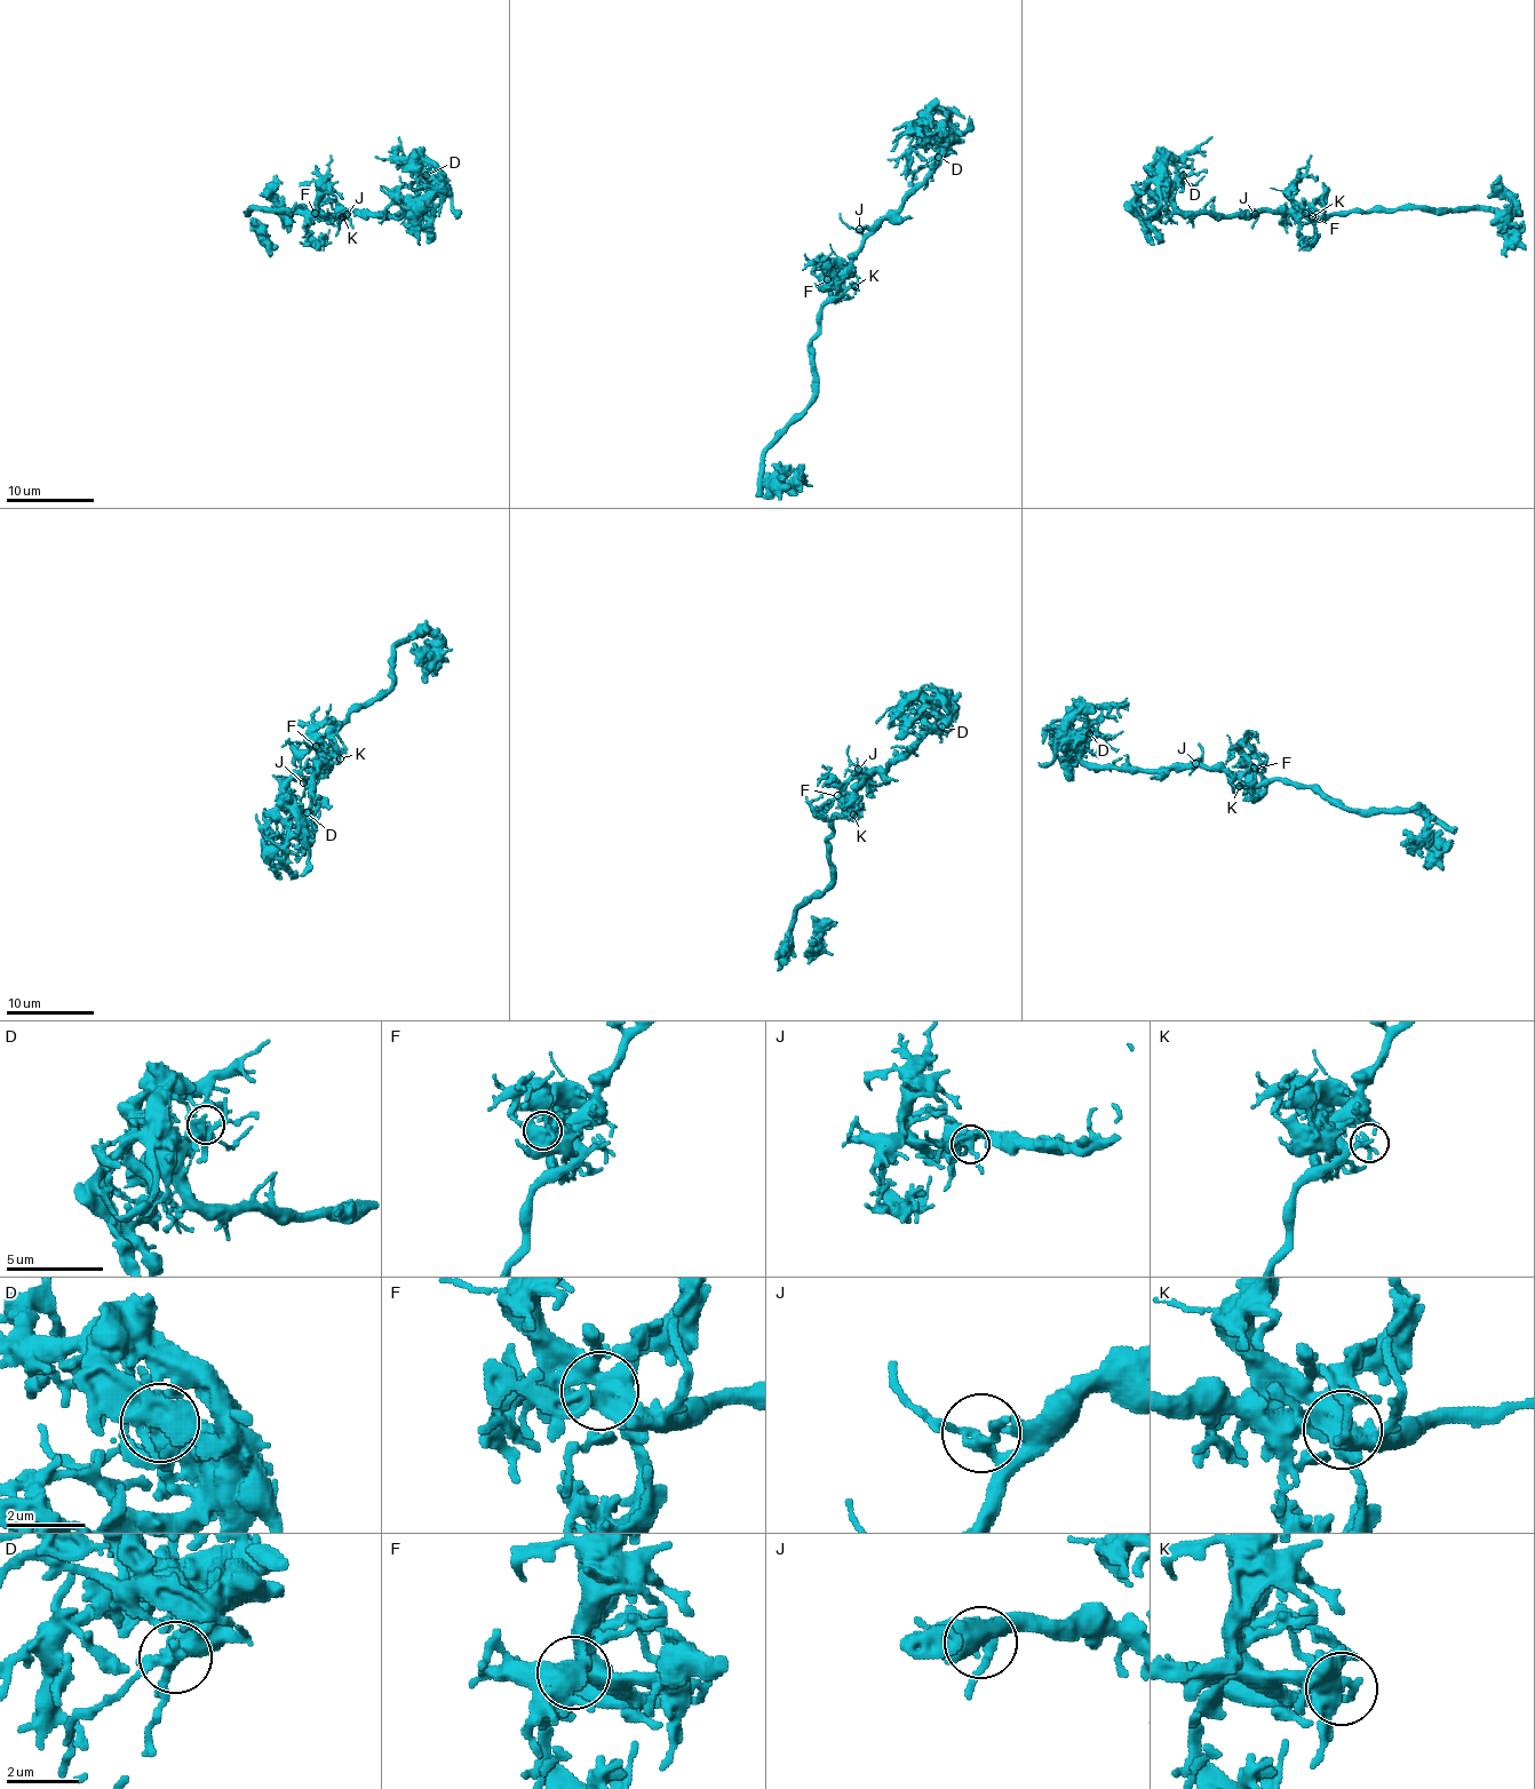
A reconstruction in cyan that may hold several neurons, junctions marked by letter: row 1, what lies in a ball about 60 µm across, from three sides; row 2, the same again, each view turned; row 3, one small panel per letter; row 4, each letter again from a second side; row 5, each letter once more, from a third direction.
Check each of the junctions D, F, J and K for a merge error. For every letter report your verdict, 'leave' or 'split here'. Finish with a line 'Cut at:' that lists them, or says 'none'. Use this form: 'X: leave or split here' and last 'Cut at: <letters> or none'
D: leave
F: leave
J: leave
K: leave
Cut at: none

